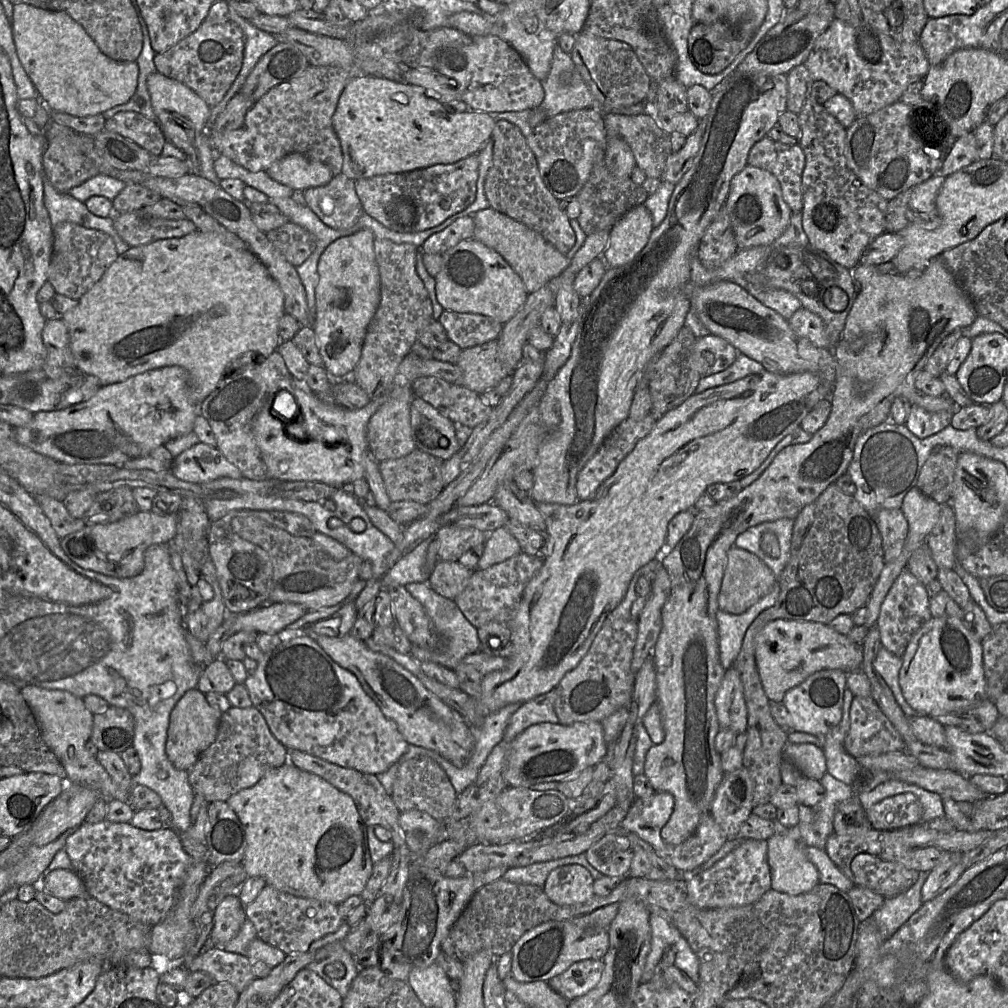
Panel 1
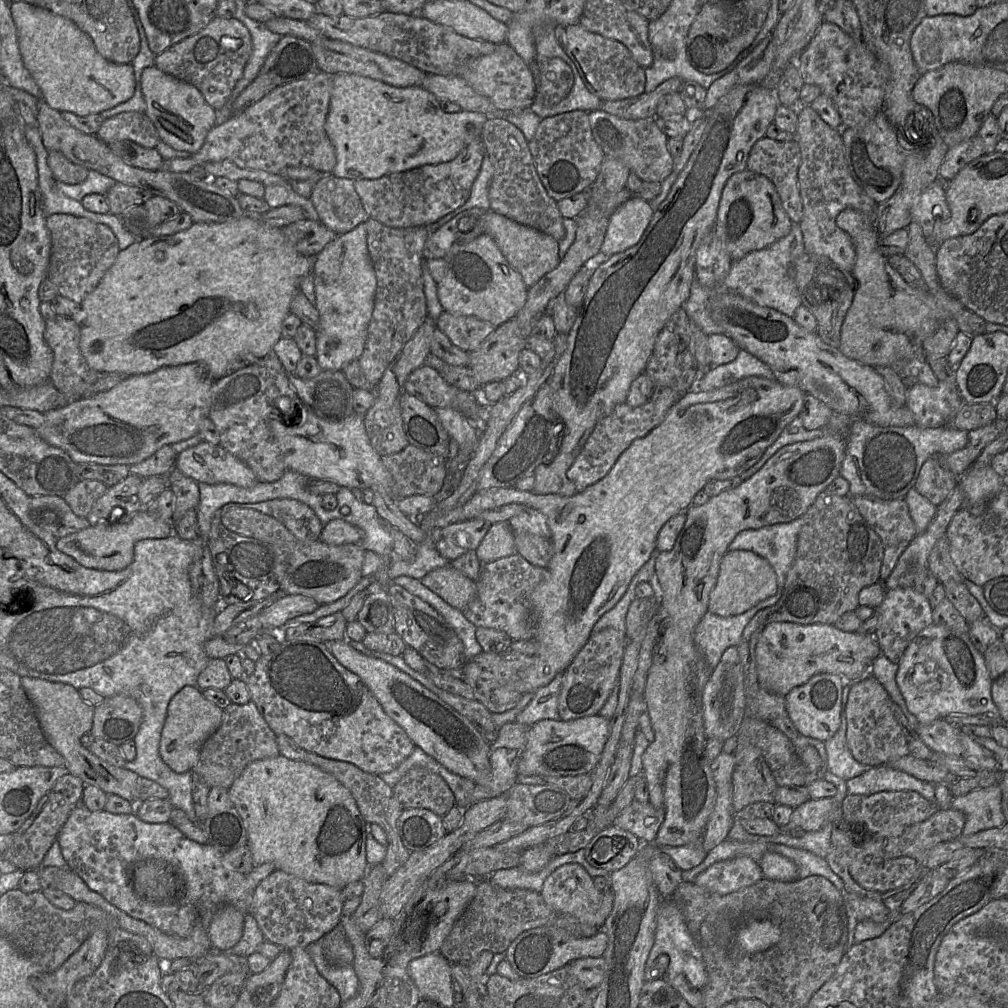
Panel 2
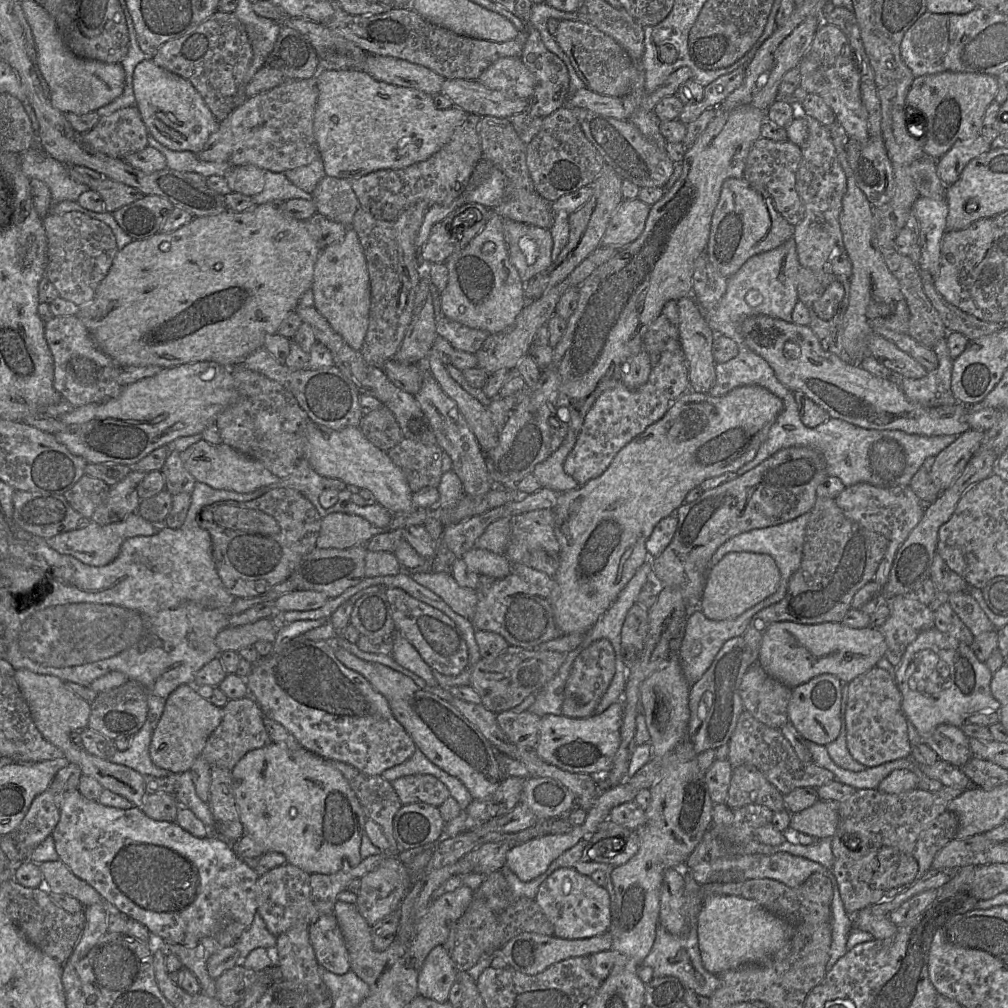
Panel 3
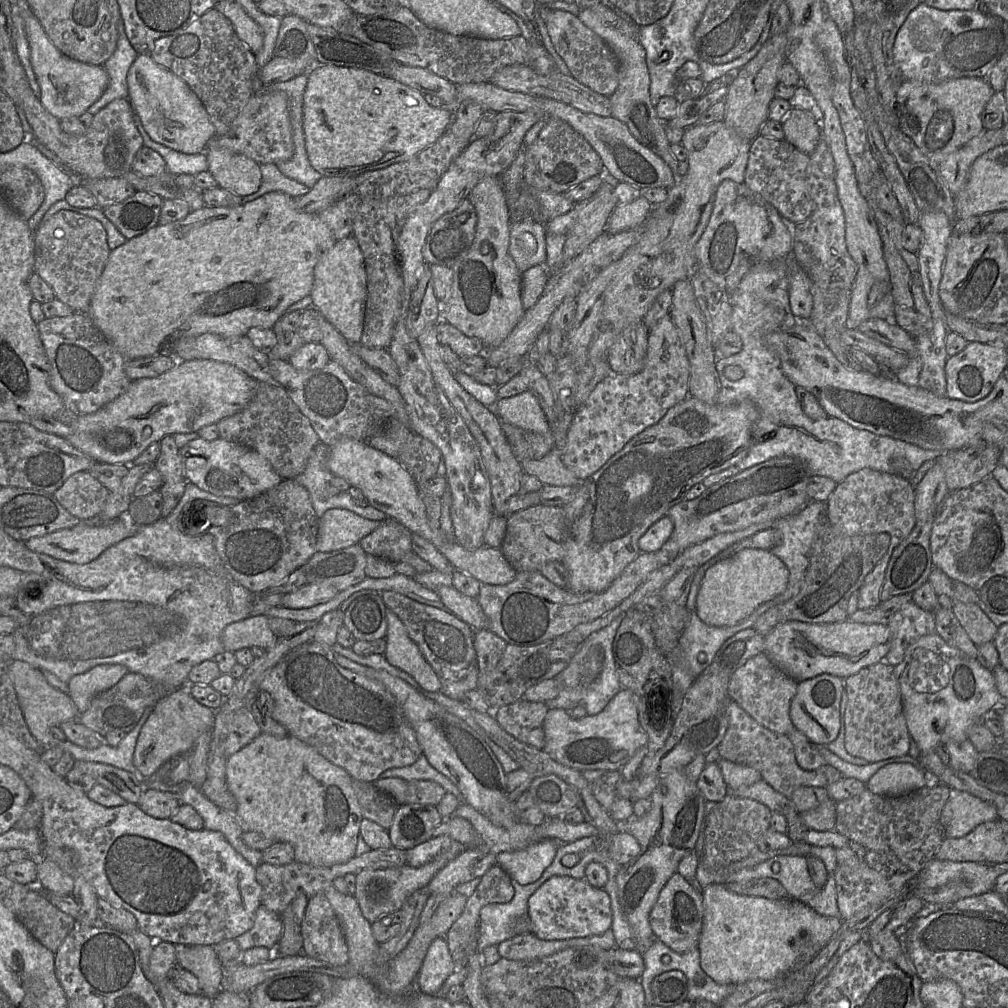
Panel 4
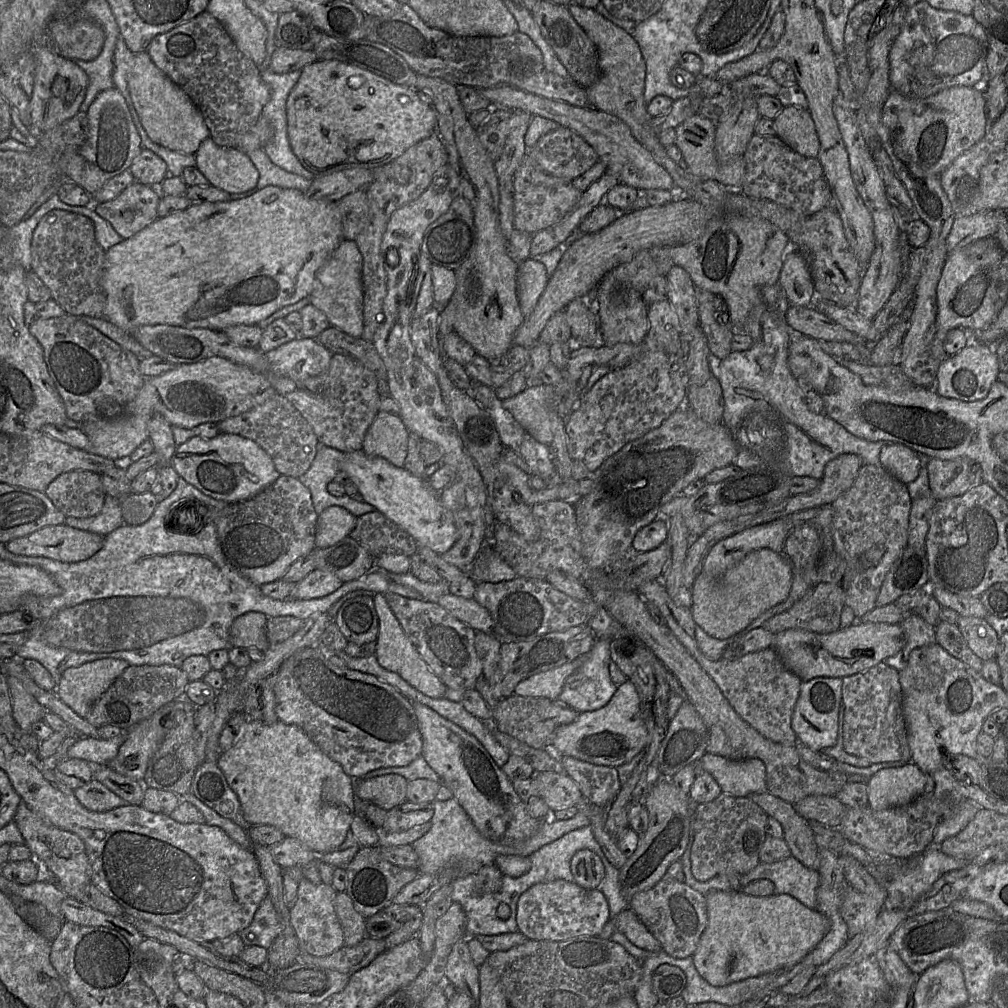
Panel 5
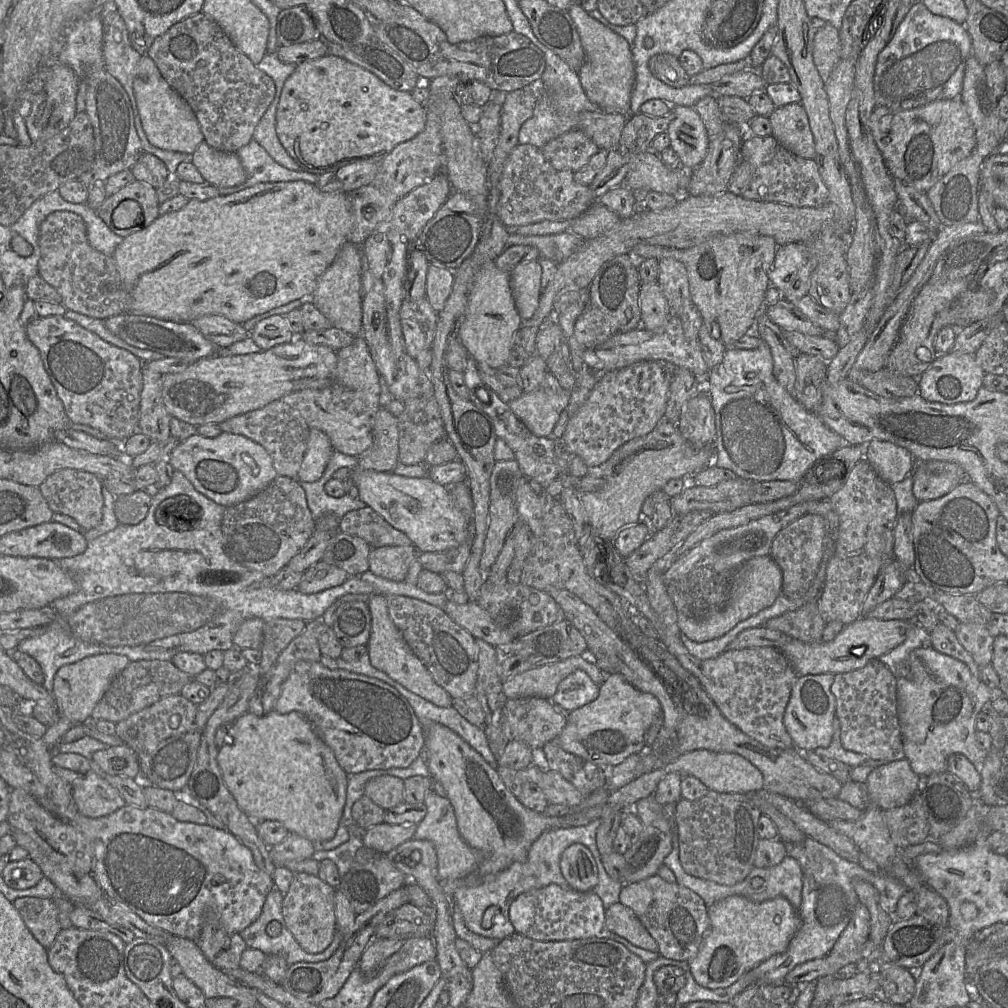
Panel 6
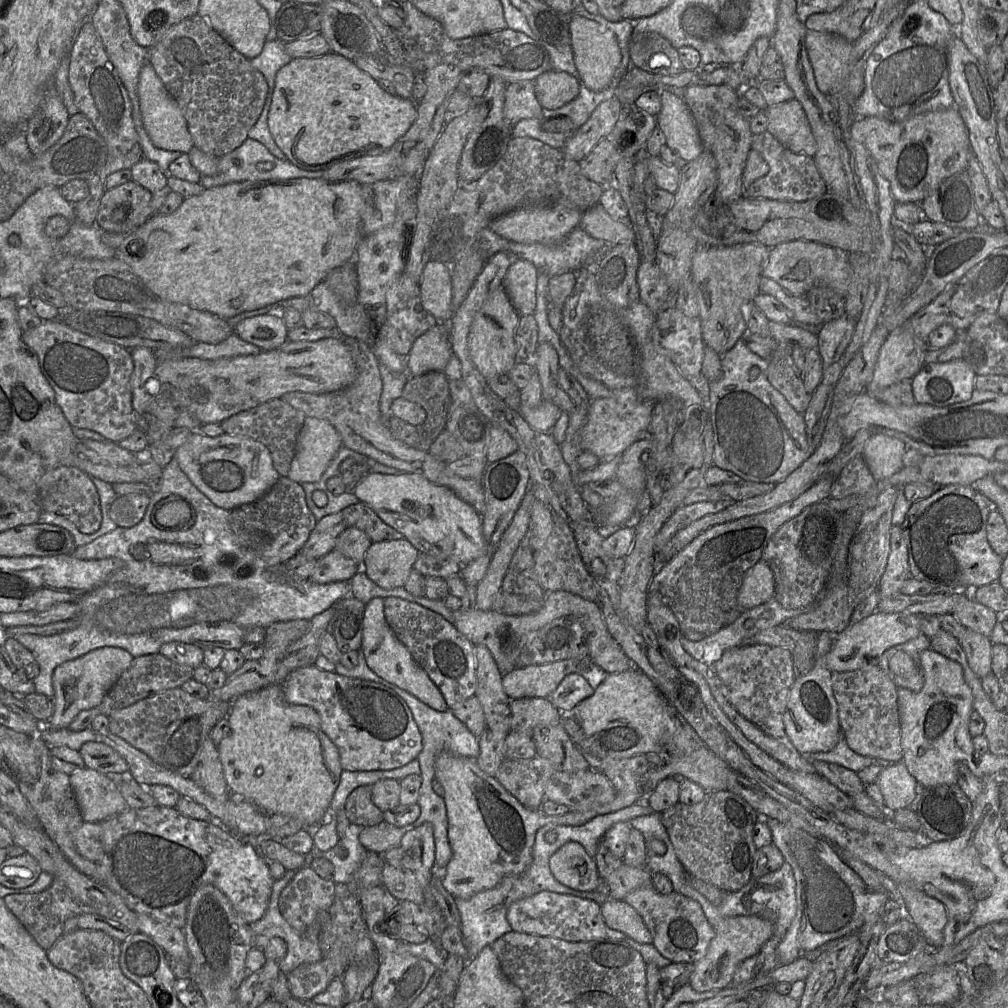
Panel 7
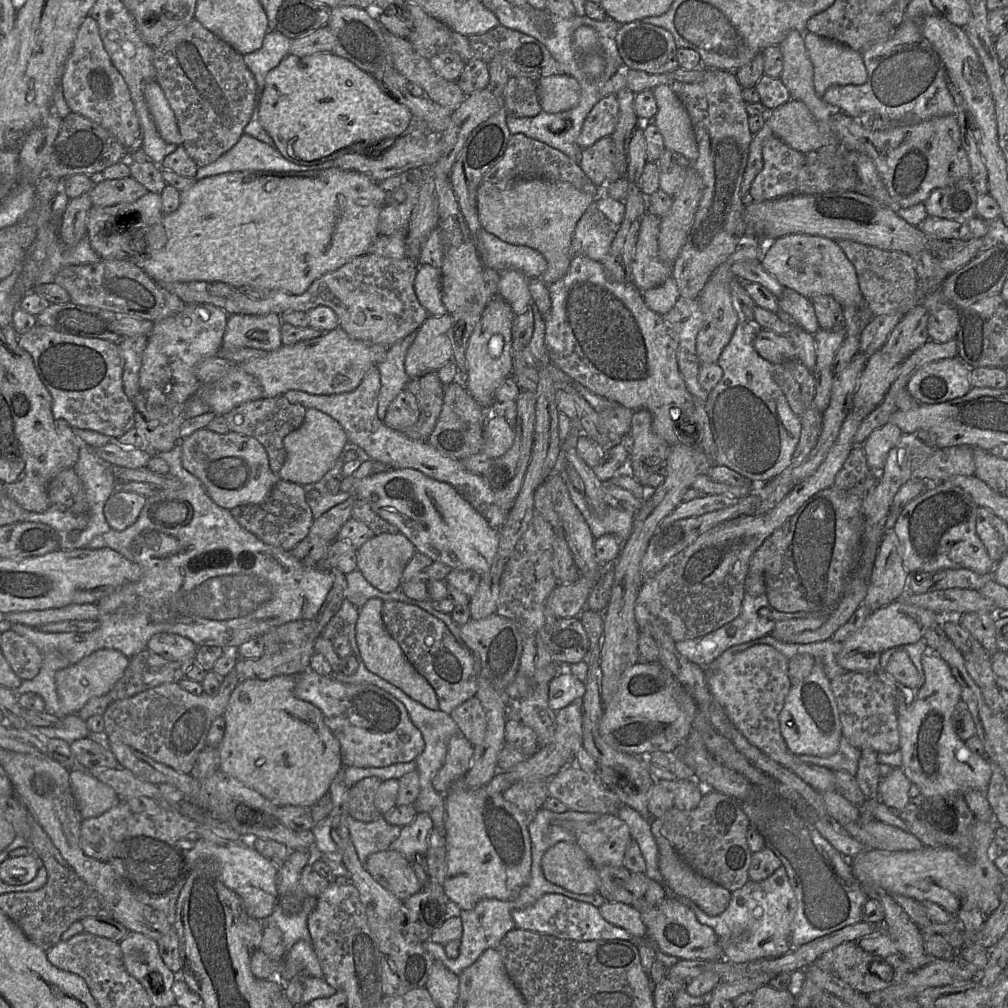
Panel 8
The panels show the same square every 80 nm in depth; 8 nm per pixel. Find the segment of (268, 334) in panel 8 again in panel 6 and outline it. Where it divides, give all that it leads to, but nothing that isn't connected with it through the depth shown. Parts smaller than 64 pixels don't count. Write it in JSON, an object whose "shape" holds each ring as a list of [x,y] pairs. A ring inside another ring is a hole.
{"shape":[[[273,315],[259,321],[249,332],[249,337],[261,350],[267,350],[276,345],[291,342],[298,335],[289,328],[284,315]]]}

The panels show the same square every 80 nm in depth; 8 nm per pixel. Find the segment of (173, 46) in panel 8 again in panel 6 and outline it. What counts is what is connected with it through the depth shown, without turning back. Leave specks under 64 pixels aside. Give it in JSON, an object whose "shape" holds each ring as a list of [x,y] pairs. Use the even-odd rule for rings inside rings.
{"shape":[[[203,12],[172,25],[157,37],[146,53],[163,78],[192,108],[204,141],[212,148],[236,152],[253,139],[253,132],[275,95],[275,84],[235,47],[223,29]]]}

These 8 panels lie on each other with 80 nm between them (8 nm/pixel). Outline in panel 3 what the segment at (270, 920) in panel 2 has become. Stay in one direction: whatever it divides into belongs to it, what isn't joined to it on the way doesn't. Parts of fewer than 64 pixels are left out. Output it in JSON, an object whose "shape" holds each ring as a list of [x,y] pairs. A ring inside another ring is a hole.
{"shape":[[[381,852],[362,859],[355,867],[344,868],[333,874],[307,873],[289,863],[275,867],[257,879],[257,913],[262,917],[268,931],[275,937],[295,925],[309,926],[323,915],[334,914],[338,894],[346,889],[350,880],[361,878],[377,868],[389,856],[396,855]]]}

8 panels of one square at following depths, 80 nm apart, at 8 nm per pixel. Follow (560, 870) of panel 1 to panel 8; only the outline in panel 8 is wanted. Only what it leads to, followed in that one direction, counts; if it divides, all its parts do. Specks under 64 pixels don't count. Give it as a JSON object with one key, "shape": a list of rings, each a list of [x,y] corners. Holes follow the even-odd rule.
{"shape":[[[547,893],[532,905],[512,911],[515,927],[576,941],[631,940],[634,936],[627,930],[607,922],[599,908],[562,894]]]}

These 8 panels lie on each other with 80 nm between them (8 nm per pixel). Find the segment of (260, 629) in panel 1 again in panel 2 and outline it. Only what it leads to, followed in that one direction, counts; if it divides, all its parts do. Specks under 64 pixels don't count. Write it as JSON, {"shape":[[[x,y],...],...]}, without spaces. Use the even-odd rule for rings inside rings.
{"shape":[[[302,594],[281,595],[259,614],[265,631],[279,631],[289,620],[310,614],[320,605],[311,597]]]}

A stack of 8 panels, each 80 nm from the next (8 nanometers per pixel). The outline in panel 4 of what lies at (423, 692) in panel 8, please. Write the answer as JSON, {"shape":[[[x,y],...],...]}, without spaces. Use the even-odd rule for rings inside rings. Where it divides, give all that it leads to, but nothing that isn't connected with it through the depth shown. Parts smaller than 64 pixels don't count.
{"shape":[[[387,608],[387,633],[384,657],[394,667],[409,674],[422,689],[439,692],[441,682],[416,644],[409,638],[403,623]]]}

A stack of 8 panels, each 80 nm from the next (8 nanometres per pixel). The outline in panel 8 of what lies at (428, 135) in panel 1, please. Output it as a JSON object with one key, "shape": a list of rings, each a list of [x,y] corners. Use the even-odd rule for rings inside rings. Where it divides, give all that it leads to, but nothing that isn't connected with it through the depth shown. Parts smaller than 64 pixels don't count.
{"shape":[[[318,53],[306,56],[288,54],[265,77],[264,88],[258,98],[261,126],[274,141],[276,149],[287,160],[309,168],[327,168],[340,156],[378,147],[379,152],[391,148],[382,142],[398,138],[413,124],[411,111],[387,94],[374,78],[351,61],[334,53]]]}

